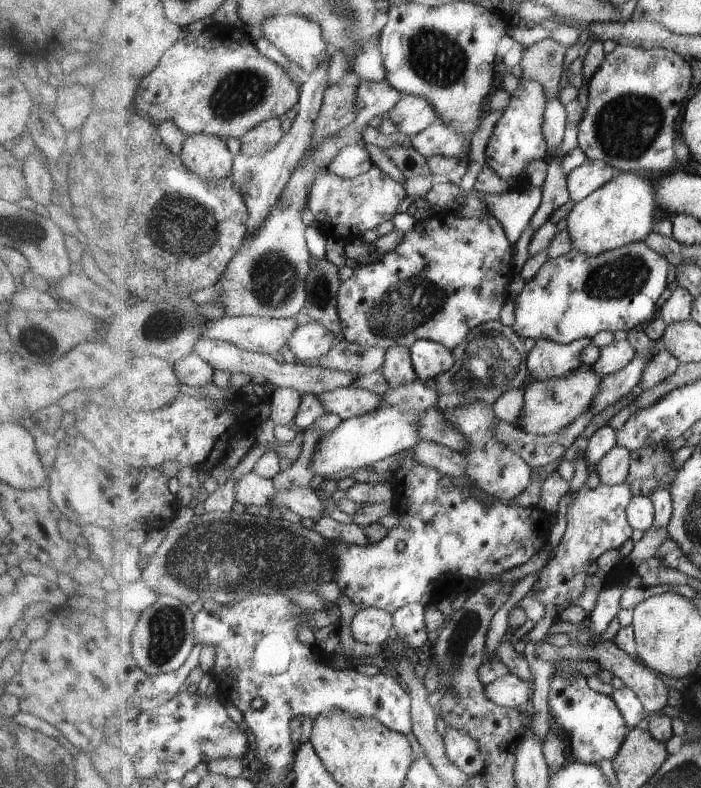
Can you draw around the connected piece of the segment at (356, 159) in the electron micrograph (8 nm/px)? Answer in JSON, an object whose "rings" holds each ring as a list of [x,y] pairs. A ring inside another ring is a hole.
{"rings":[[[361,144],[345,147],[328,166],[327,172],[336,175],[356,179],[373,168],[373,162],[369,152]]]}

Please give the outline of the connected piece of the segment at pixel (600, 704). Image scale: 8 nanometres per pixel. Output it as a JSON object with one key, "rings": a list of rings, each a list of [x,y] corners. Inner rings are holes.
{"rings":[[[557,670],[551,683],[549,704],[555,722],[569,736],[571,758],[582,763],[599,764],[603,760],[612,761],[631,731],[612,695],[591,690],[584,675],[571,678]]]}

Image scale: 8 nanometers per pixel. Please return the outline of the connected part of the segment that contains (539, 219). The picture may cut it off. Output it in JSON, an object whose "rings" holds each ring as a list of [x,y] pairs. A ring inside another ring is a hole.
{"rings":[[[552,156],[552,159],[548,161],[546,184],[542,186],[542,205],[530,222],[533,230],[539,230],[565,200],[571,199],[568,189],[568,172],[563,168],[563,157]]]}

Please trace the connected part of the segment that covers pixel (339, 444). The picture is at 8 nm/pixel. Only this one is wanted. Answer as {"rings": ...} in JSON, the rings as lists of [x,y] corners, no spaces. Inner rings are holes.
{"rings":[[[435,379],[423,380],[390,389],[384,395],[382,405],[375,412],[347,419],[337,430],[317,443],[310,467],[322,477],[331,476],[345,468],[365,468],[382,458],[414,449],[422,438],[419,425],[422,414],[438,406],[439,394]]]}

